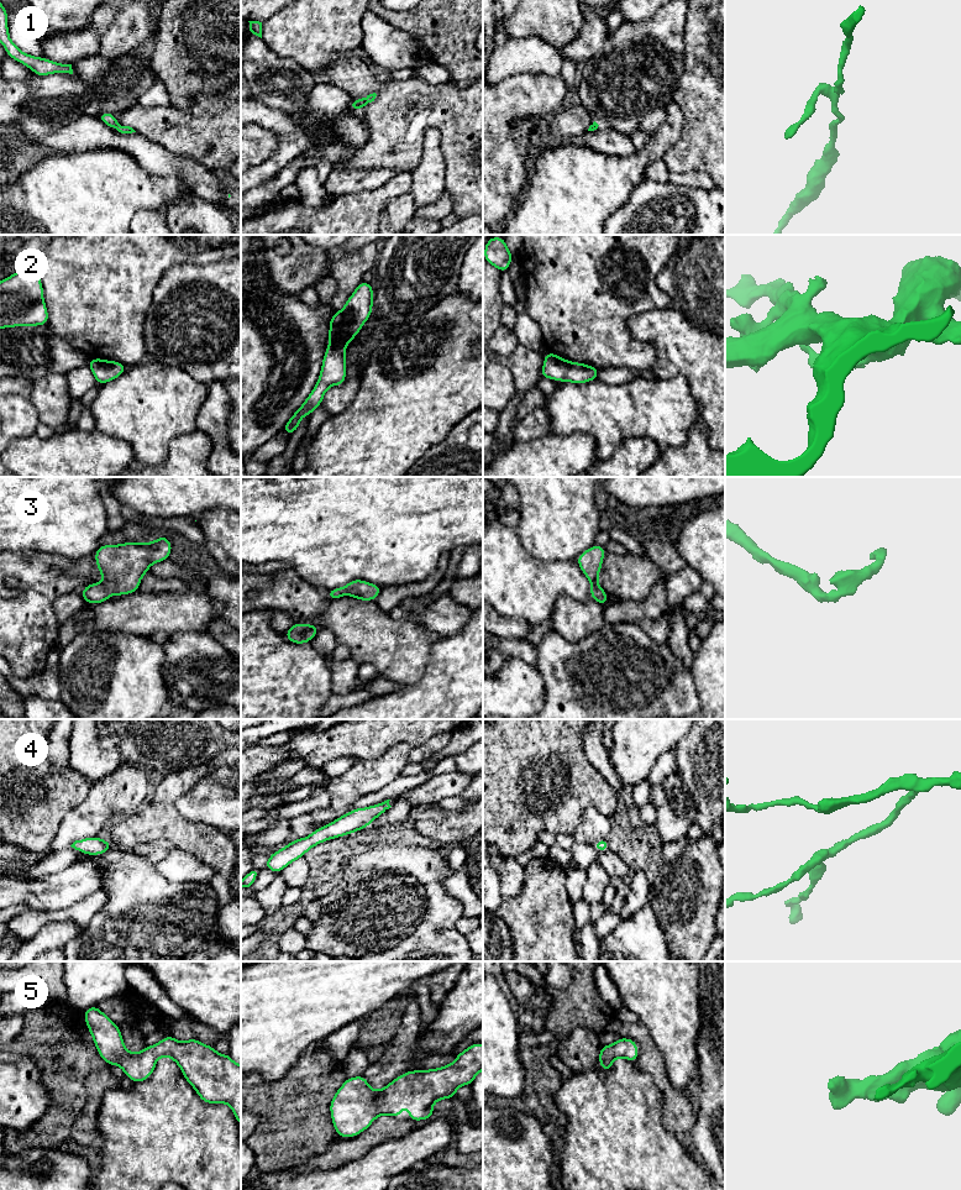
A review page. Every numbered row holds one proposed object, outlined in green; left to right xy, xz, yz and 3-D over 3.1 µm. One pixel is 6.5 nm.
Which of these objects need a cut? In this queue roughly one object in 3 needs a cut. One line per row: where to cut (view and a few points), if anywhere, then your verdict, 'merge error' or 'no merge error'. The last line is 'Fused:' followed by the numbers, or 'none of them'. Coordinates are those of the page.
1: cut none; no merge error
2: cut none; no merge error
3: cut none; no merge error
4: cut none; no merge error
5: cut none; no merge error
Fused: none of them

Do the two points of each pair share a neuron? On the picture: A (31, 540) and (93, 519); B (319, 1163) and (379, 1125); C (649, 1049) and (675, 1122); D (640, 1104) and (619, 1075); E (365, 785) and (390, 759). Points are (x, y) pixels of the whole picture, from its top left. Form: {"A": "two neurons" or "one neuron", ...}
{"A": "one neuron", "B": "one neuron", "C": "one neuron", "D": "one neuron", "E": "one neuron"}

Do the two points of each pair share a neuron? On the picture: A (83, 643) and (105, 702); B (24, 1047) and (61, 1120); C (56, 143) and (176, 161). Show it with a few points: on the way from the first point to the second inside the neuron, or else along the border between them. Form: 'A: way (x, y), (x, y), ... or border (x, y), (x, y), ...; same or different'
A: way (90, 658), (93, 665), (105, 677), (105, 687); same
B: way (43, 1058), (61, 1075), (61, 1100); same
C: way (85, 140), (124, 141), (135, 143), (146, 151); same

